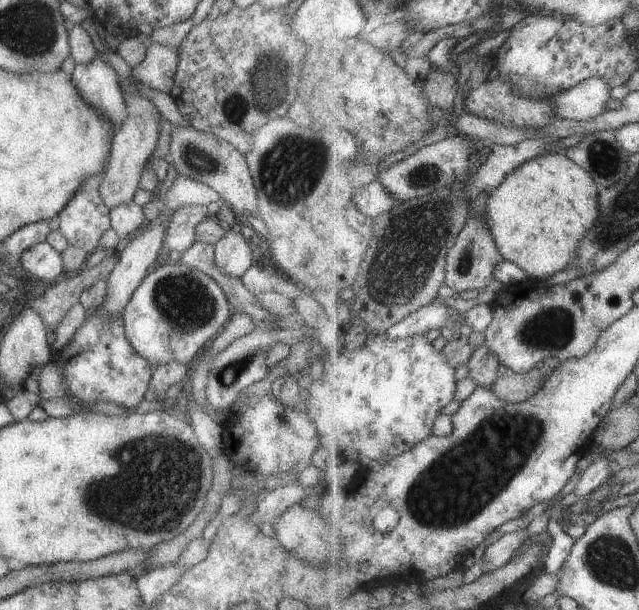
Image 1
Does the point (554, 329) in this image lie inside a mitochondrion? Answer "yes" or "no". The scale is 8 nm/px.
yes

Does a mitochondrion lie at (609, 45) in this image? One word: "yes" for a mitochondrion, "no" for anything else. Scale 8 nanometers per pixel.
yes

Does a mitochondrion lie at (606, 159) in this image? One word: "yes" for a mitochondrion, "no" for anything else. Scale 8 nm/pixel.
yes

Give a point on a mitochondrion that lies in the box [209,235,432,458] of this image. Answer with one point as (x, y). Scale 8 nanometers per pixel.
(230, 374)

